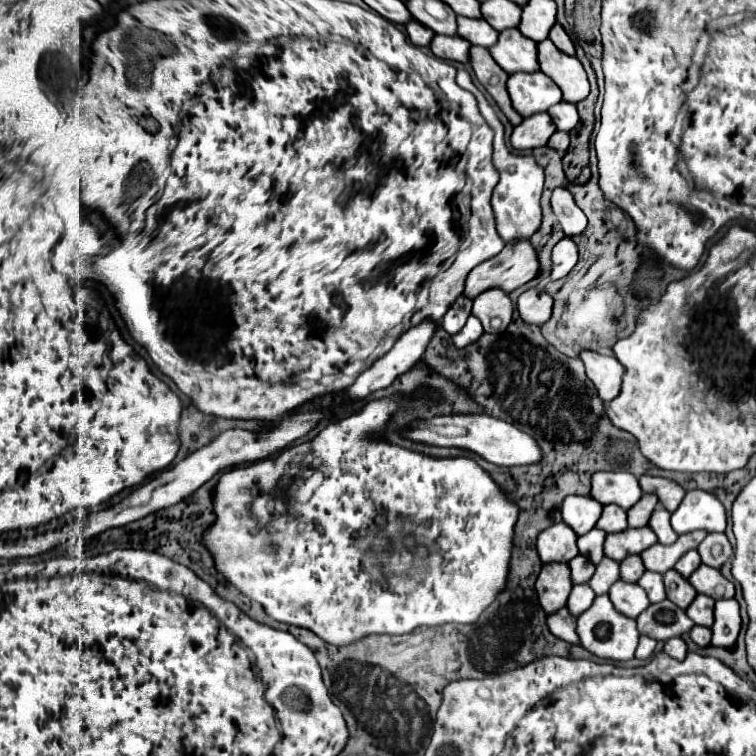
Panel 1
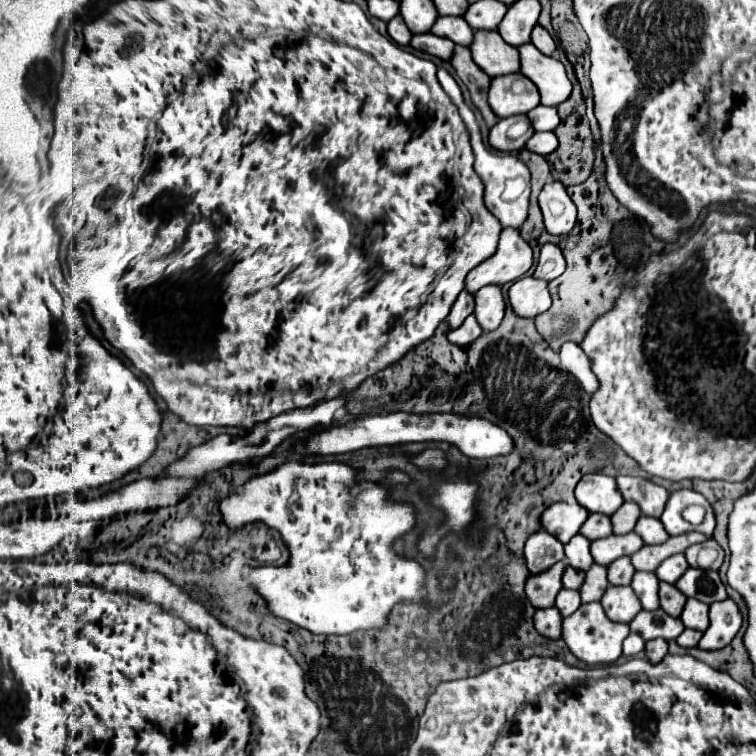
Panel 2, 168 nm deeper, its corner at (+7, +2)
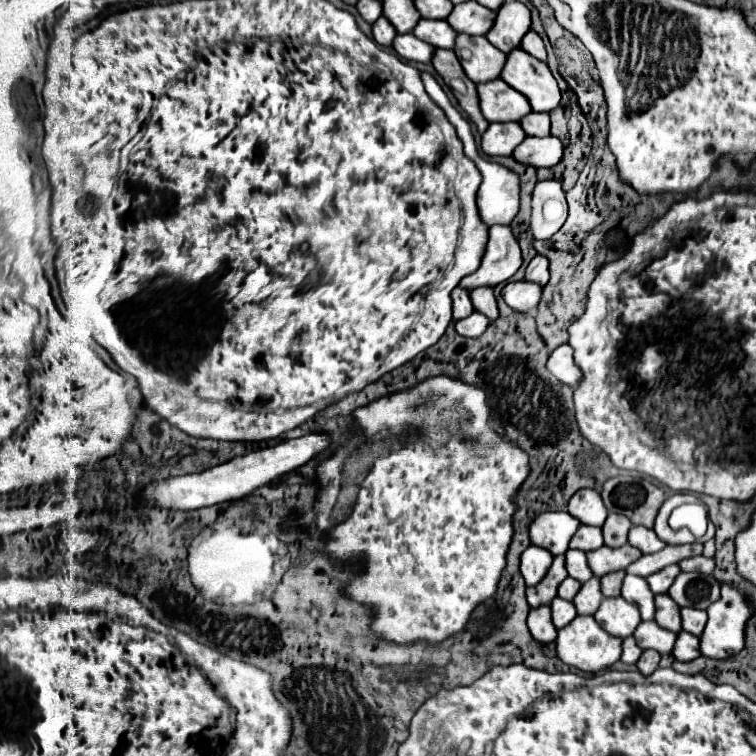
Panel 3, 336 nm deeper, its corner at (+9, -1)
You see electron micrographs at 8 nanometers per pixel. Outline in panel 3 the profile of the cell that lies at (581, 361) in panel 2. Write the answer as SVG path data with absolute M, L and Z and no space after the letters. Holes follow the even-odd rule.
M561 344L561 346L557 346L553 352L551 352L551 356L549 356L549 360L547 360L547 368L549 368L549 372L551 374L555 374L563 384L569 384L569 386L579 386L579 382L581 382L581 376L583 376L583 372L581 372L581 368L575 364L575 360L573 360L573 348L569 346L569 344Z

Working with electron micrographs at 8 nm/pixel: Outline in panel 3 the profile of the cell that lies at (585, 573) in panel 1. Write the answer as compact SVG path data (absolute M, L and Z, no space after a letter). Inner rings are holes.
M567 576L563 582L561 582L561 586L559 586L559 596L561 598L565 598L565 600L573 600L575 598L575 594L579 592L579 588L581 588L581 582L577 582L575 578L571 578L571 576Z

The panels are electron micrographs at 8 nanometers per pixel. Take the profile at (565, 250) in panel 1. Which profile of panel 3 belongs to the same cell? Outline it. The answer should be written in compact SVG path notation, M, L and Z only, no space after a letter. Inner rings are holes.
M537 254L537 256L529 262L529 266L527 266L525 280L545 286L545 284L549 282L549 276L551 276L551 272L549 272L549 258Z

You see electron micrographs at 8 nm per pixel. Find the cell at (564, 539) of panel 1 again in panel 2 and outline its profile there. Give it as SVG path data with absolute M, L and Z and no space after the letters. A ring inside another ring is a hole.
M543 529L533 533L531 539L527 539L525 543L525 559L527 559L527 567L531 575L547 571L551 565L555 565L563 557L565 557L563 545Z

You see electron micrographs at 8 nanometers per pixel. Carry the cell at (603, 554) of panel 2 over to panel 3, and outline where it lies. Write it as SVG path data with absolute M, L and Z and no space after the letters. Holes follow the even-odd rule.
M625 544L619 548L609 548L609 546L601 546L597 550L587 552L587 560L589 560L589 568L593 570L595 576L605 576L609 572L617 572L617 570L625 570L631 562L635 562L641 556L641 550Z

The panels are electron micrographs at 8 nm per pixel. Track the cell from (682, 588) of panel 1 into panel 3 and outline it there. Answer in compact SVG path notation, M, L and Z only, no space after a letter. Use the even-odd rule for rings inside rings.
M657 594L655 596L655 622L671 632L681 632L681 618L679 618L679 606L669 598L669 594Z

